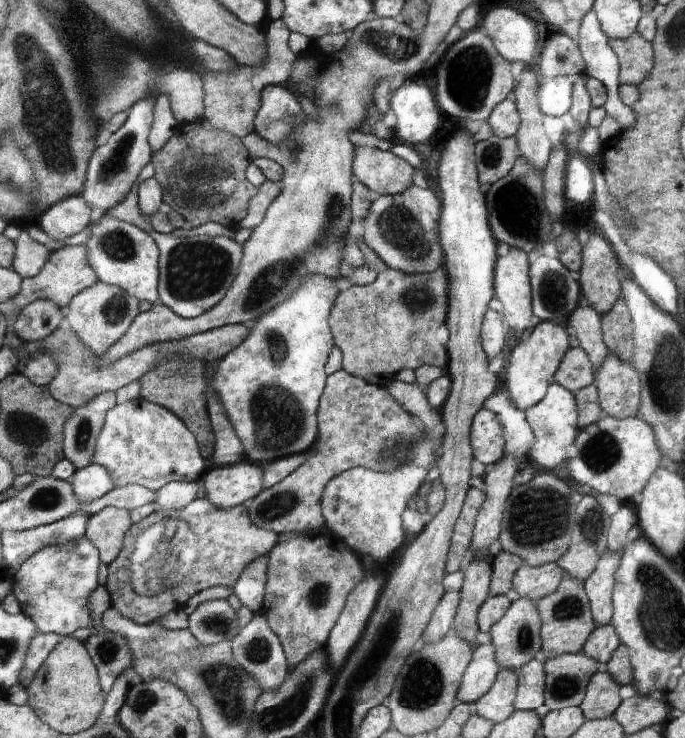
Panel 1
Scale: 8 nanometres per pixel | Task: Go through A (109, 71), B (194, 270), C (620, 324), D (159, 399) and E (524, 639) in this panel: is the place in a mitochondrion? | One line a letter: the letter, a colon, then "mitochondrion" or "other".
A: mitochondrion
B: mitochondrion
C: other
D: other
E: mitochondrion

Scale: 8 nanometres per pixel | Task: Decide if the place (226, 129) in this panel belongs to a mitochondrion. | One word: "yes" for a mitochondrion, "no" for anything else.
no

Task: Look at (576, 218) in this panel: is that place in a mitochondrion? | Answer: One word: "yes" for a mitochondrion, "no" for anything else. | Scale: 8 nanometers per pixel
no

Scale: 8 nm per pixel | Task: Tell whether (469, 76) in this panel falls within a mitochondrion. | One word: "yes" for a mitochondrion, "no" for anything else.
yes

